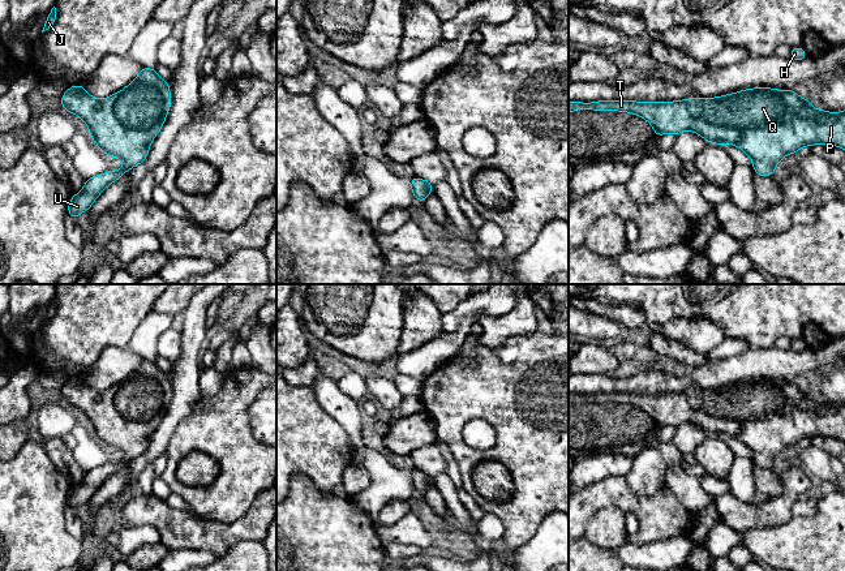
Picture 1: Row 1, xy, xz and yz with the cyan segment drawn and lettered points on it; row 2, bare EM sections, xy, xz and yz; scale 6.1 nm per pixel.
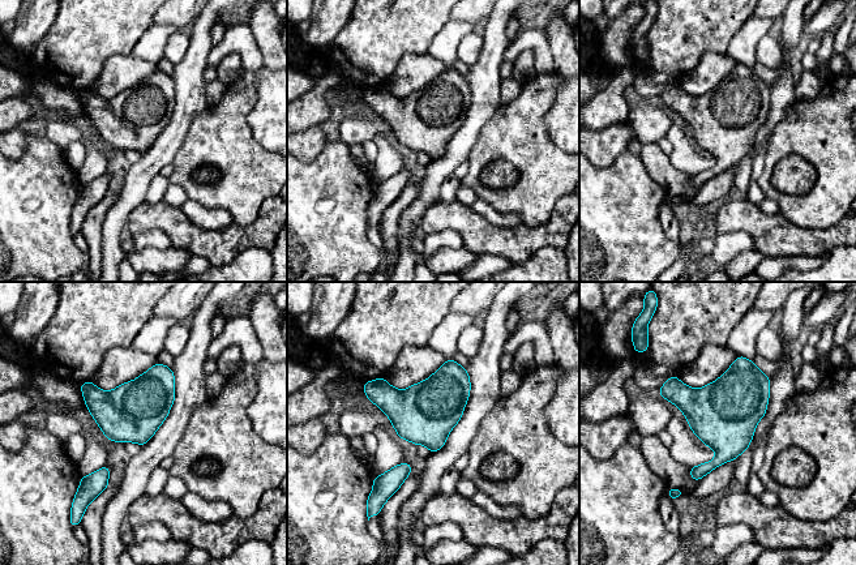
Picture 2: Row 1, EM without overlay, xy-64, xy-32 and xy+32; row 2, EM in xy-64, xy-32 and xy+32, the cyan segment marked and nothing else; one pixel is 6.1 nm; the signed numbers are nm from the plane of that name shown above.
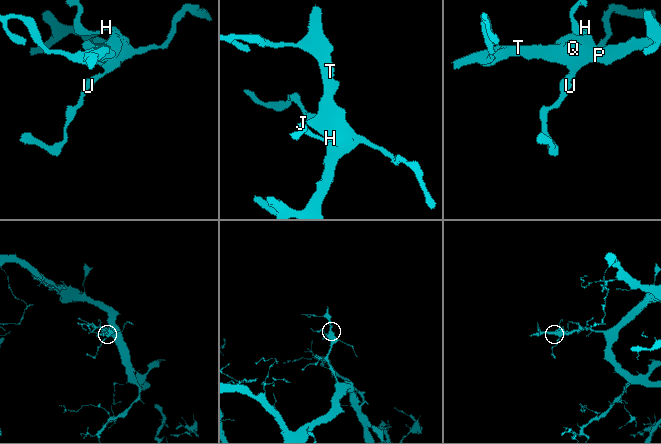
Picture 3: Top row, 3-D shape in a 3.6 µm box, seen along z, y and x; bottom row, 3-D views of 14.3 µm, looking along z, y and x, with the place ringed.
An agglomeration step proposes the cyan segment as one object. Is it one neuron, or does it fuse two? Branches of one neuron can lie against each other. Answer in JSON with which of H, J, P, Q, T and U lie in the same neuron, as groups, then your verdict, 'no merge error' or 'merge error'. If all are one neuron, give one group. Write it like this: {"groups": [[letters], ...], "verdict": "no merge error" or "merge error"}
{"groups": [["H", "J", "P", "Q", "T", "U"]], "verdict": "no merge error"}

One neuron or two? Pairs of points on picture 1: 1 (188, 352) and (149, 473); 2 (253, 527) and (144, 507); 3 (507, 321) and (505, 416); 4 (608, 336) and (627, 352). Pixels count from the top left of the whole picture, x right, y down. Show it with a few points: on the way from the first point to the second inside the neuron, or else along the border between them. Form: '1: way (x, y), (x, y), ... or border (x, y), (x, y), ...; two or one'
1: border (151, 462), (138, 476), (137, 486); two
2: way (226, 532), (185, 532), (171, 524); one
3: border (536, 330), (497, 348), (476, 338); two
4: border (618, 339), (612, 344); two

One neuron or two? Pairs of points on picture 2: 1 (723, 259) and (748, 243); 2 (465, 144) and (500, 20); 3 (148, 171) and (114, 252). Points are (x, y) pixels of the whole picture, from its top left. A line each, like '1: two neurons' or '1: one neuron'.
1: one neuron
2: one neuron
3: one neuron

